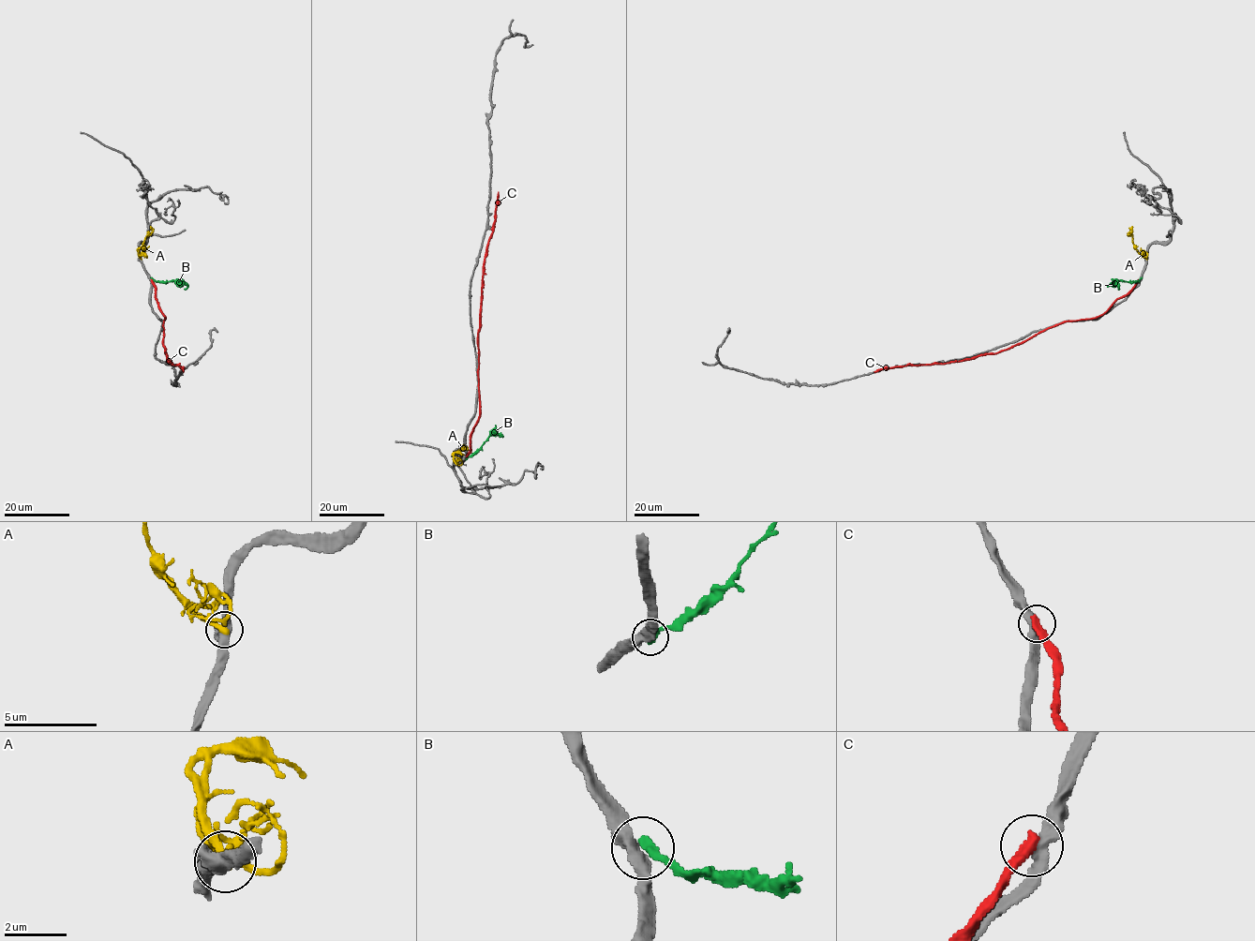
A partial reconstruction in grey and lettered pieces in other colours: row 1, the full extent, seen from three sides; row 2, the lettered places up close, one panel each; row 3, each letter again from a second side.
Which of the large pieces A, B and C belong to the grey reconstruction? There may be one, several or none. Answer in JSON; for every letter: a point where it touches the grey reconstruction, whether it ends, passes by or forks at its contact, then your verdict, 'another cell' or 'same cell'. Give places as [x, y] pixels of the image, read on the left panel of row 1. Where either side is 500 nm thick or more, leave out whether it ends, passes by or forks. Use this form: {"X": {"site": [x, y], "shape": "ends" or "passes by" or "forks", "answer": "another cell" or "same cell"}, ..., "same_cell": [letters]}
{"A": {"site": [141, 259], "answer": "another cell"}, "B": {"site": [151, 278], "shape": "ends", "answer": "another cell"}, "C": {"site": [152, 281], "shape": "ends", "answer": "another cell"}, "same_cell": []}

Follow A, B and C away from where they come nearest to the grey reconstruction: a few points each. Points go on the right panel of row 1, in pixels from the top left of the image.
A: (1146, 258), (1133, 245), (1131, 229), (1128, 228)
B: (1141, 278), (1131, 282), (1118, 280), (1118, 290)
C: (1138, 281), (1099, 316), (1065, 321), (997, 352), (943, 364), (914, 365), (874, 372)

